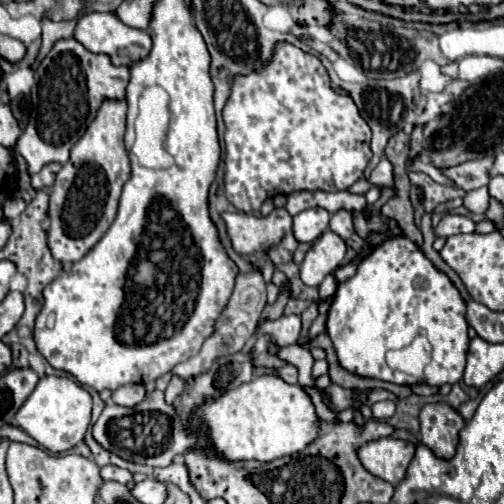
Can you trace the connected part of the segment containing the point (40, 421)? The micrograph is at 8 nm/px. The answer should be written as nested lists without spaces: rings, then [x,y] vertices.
[[[66,376],[40,378],[36,390],[30,394],[30,398],[22,404],[22,408],[16,414],[18,426],[54,454],[72,450],[78,442],[82,442],[90,426],[90,418],[92,418],[92,396],[80,384],[76,384]]]

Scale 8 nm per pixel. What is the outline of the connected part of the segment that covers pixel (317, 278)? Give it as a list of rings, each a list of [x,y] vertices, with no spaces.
[[[326,230],[316,244],[310,246],[300,266],[300,278],[306,286],[320,286],[322,280],[332,274],[346,256],[346,244],[336,232]]]

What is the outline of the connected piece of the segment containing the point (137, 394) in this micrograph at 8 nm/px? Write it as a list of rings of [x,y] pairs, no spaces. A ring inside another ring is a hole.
[[[126,384],[126,386],[120,386],[118,390],[114,390],[114,394],[112,394],[112,400],[116,404],[128,406],[128,408],[134,408],[144,398],[146,398],[146,390],[142,384]]]

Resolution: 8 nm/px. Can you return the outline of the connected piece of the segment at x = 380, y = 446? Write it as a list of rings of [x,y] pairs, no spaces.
[[[382,438],[368,442],[358,450],[358,458],[368,472],[374,476],[398,486],[404,480],[408,464],[416,454],[416,446],[412,442],[396,440],[396,438]]]

